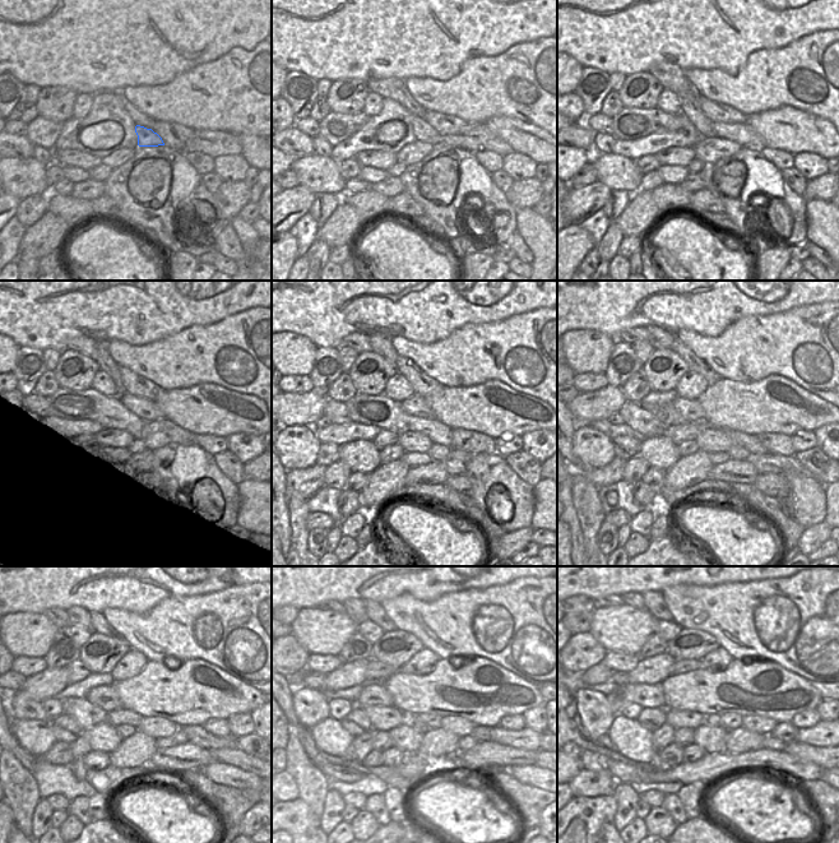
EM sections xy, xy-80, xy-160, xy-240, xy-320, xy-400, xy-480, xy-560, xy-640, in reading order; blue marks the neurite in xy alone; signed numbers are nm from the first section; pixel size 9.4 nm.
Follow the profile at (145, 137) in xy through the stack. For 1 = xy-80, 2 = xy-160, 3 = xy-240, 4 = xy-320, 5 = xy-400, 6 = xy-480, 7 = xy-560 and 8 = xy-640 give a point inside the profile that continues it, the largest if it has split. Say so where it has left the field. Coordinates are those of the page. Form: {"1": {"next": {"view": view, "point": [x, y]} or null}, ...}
{"1": {"next": {"view": "xy-80", "point": [422, 130]}}, "2": {"next": {"view": "xy-160", "point": [690, 107]}}, "3": {"next": {"view": "xy-240", "point": [105, 361]}}, "4": {"next": {"view": "xy-320", "point": [380, 344]}}, "5": {"next": {"view": "xy-400", "point": [659, 338]}}, "6": {"next": {"view": "xy-480", "point": [78, 615]}}, "7": {"next": {"view": "xy-560", "point": [355, 607]}}, "8": {"next": {"view": "xy-640", "point": [635, 600]}}}

